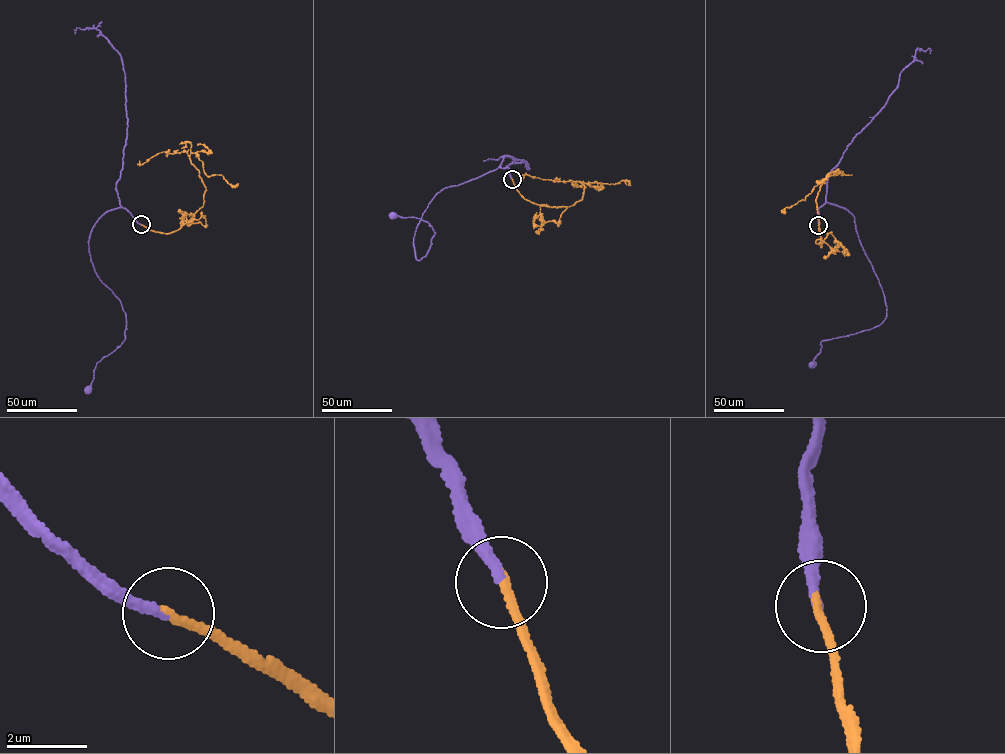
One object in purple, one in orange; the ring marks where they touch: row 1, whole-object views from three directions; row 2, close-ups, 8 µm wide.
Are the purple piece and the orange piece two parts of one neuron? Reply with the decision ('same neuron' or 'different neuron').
same neuron

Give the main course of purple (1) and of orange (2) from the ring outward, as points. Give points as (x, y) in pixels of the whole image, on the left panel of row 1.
1: (141, 224), (120, 207), (92, 229), (90, 260), (119, 299), (126, 325), (124, 340), (96, 363), (87, 391)
2: (141, 224), (168, 234), (194, 219), (206, 187), (192, 153), (208, 177), (222, 175), (232, 186), (238, 183)

